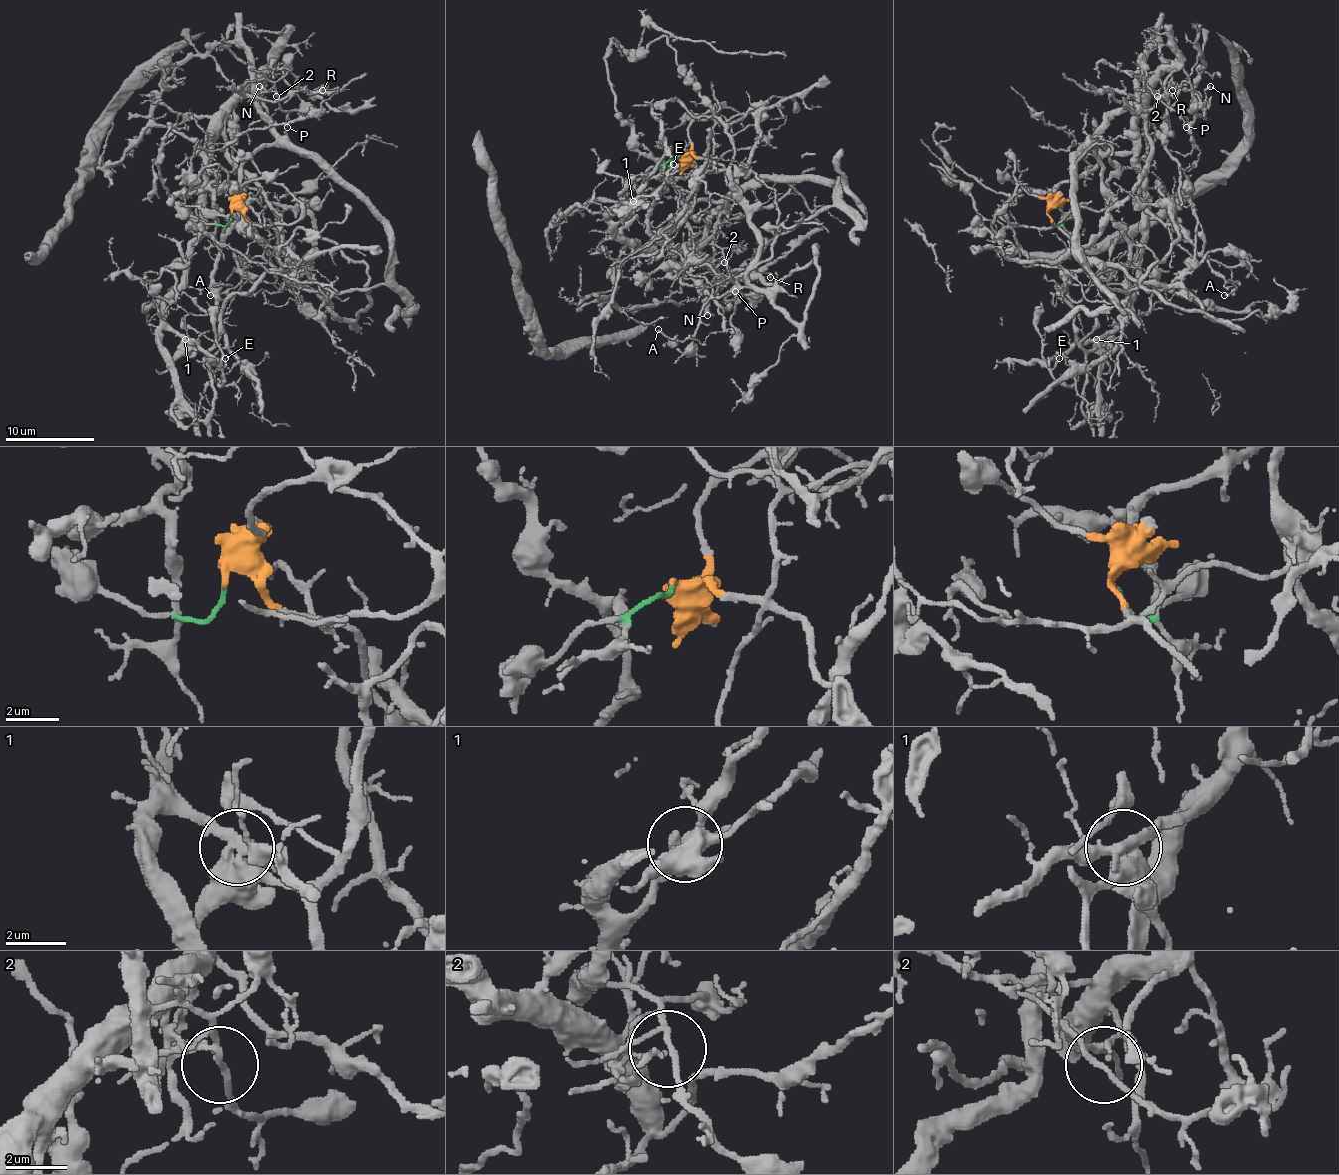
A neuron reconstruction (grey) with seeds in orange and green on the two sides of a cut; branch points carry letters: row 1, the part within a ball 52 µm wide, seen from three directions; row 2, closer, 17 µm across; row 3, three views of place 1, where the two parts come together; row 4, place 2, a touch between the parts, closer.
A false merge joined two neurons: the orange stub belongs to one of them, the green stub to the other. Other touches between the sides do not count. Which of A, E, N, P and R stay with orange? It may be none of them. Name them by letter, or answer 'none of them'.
A, P

